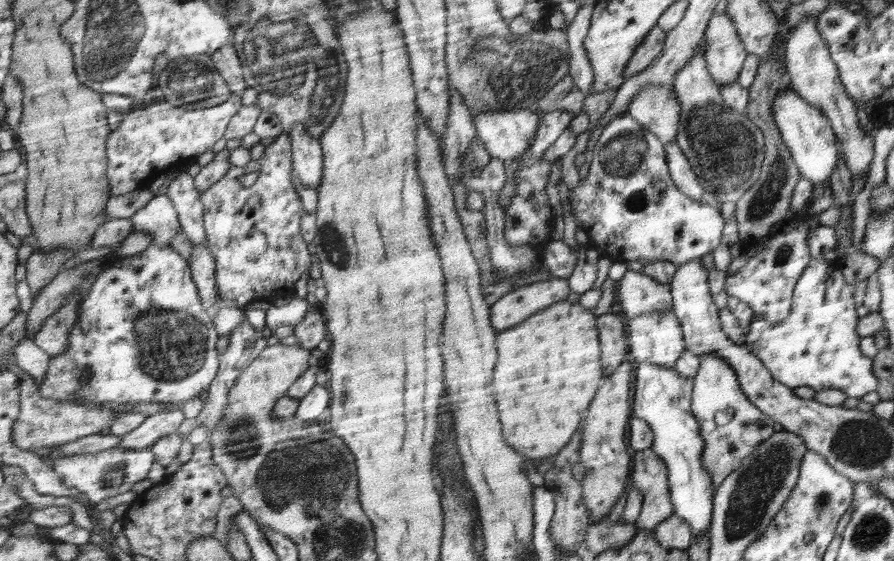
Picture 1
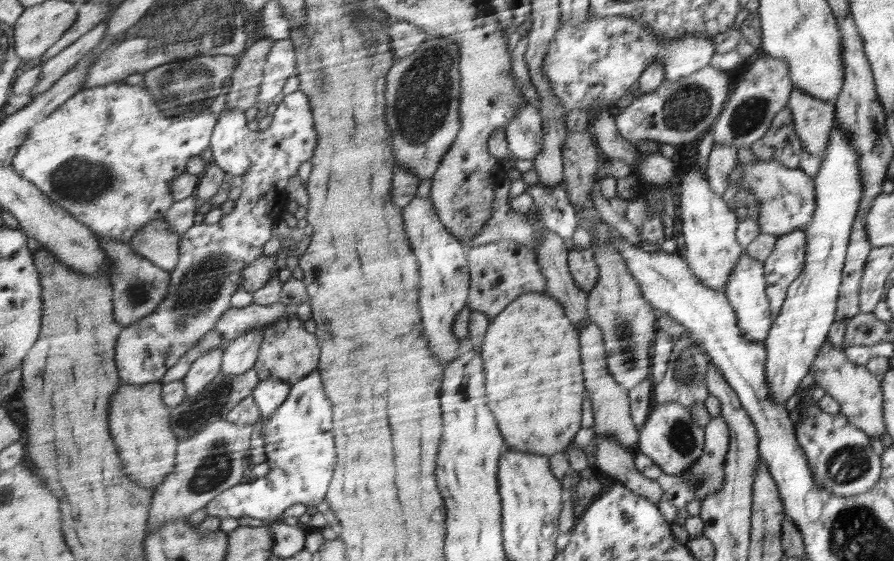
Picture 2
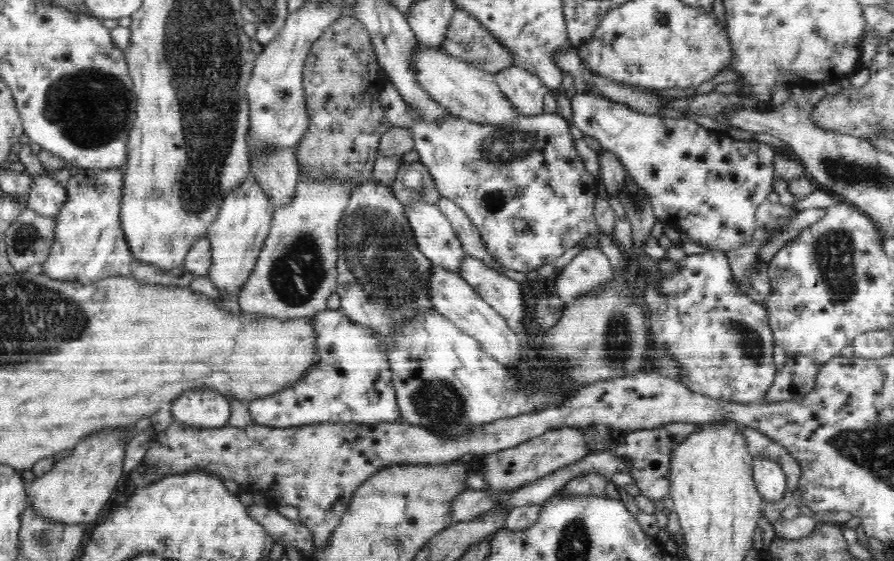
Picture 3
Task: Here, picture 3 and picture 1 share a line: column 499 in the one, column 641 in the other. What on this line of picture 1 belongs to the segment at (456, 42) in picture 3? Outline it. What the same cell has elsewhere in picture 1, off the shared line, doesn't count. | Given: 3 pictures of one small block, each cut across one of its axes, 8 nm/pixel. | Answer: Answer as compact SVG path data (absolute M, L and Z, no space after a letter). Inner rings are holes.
M658 24L654 25L644 41L634 50L628 65L624 67L624 78L628 80L630 76L642 72L648 64L652 64L660 52L663 52L666 38L667 34L665 34L664 29Z

